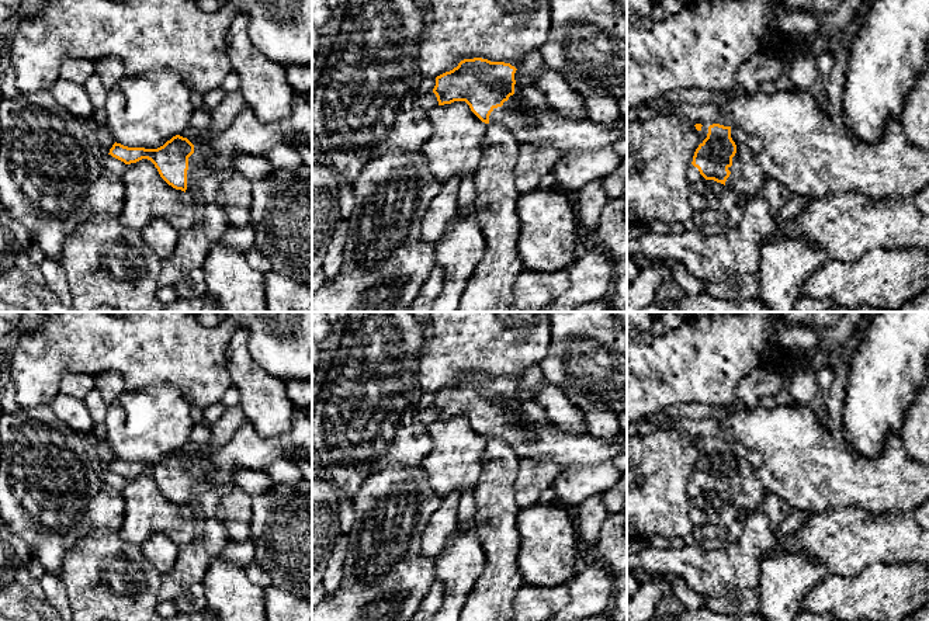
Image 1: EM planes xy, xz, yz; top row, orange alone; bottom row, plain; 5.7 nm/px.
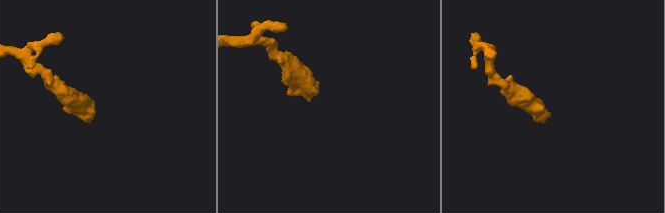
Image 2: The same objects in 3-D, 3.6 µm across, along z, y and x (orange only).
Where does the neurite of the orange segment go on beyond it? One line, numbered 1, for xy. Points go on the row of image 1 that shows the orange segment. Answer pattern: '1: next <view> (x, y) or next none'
1: next xy (215, 149)

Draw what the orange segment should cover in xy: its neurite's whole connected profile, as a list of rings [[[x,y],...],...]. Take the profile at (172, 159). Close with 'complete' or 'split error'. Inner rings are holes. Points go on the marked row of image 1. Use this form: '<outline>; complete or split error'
[[[295,96],[291,114],[275,124],[261,122],[246,107],[223,129],[216,125],[208,129],[188,126],[157,149],[128,148],[115,142],[108,155],[125,164],[150,160],[160,177],[184,191],[198,208],[202,201],[200,184],[205,177],[223,181],[235,173],[239,153],[266,156],[277,145],[290,146],[291,142],[312,145],[312,105],[305,96]]]; split error

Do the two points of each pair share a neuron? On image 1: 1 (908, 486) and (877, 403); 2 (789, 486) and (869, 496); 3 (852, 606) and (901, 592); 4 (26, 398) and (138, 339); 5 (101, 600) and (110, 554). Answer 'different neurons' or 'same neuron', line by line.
1: different neurons
2: same neuron
3: same neuron
4: same neuron
5: same neuron

